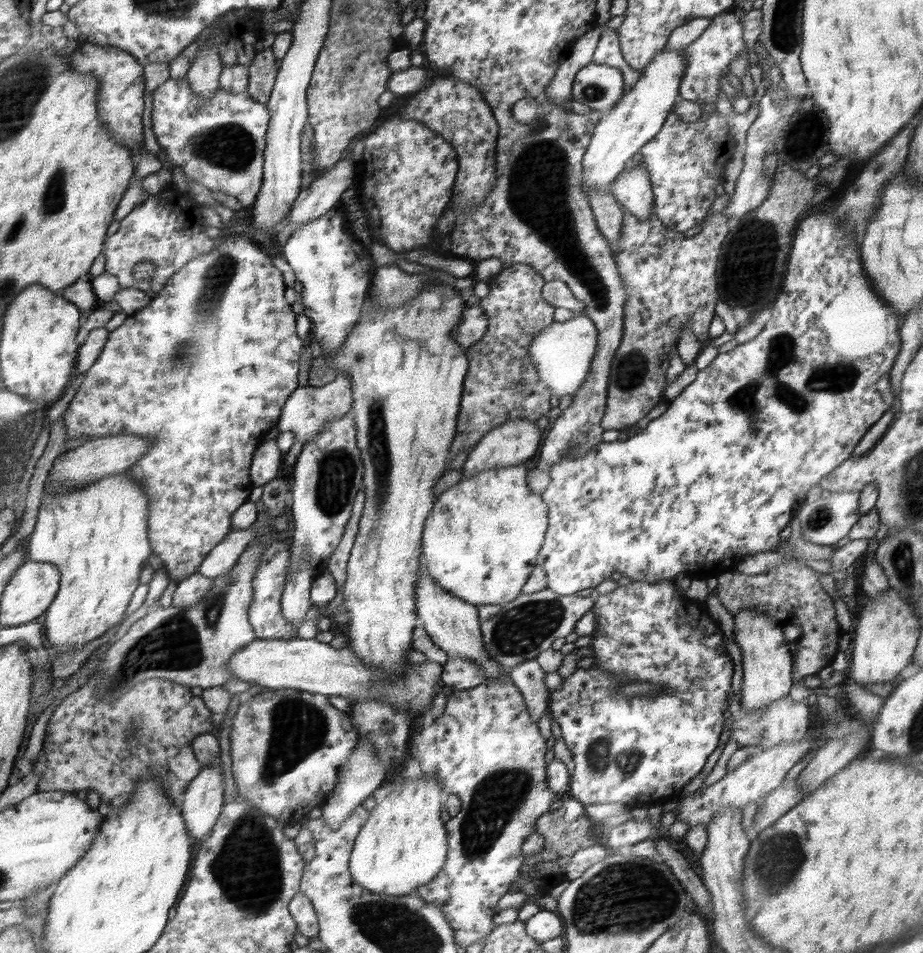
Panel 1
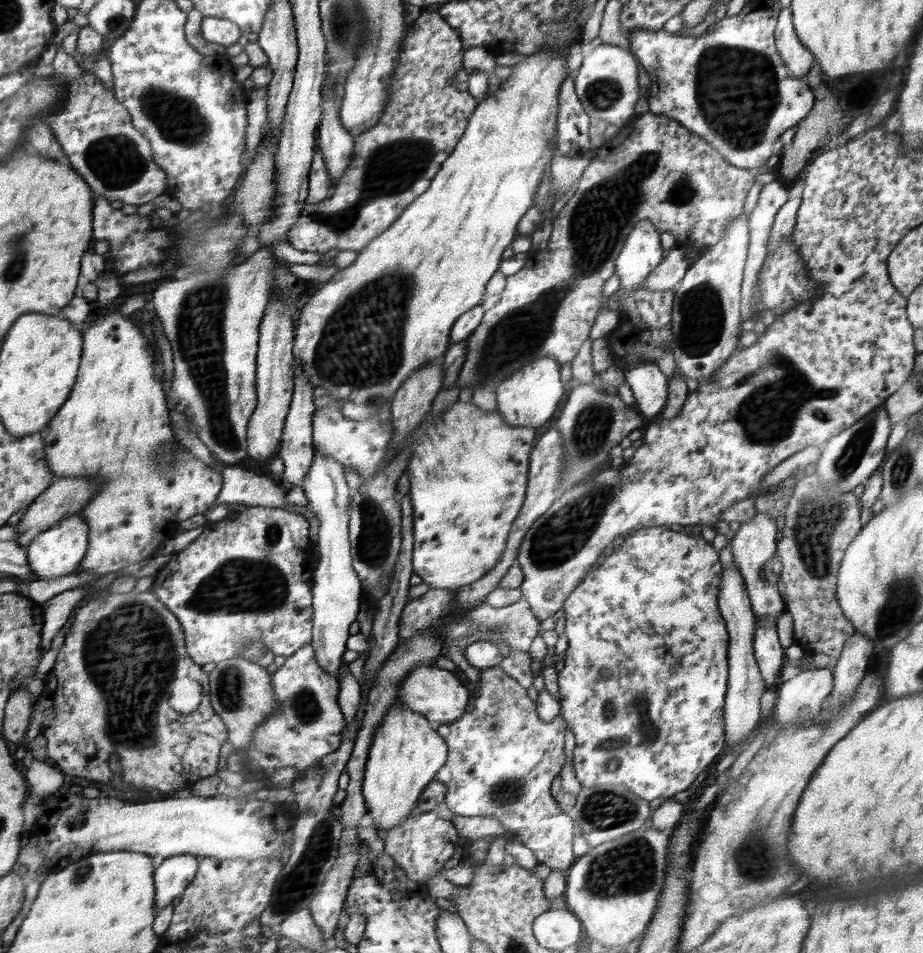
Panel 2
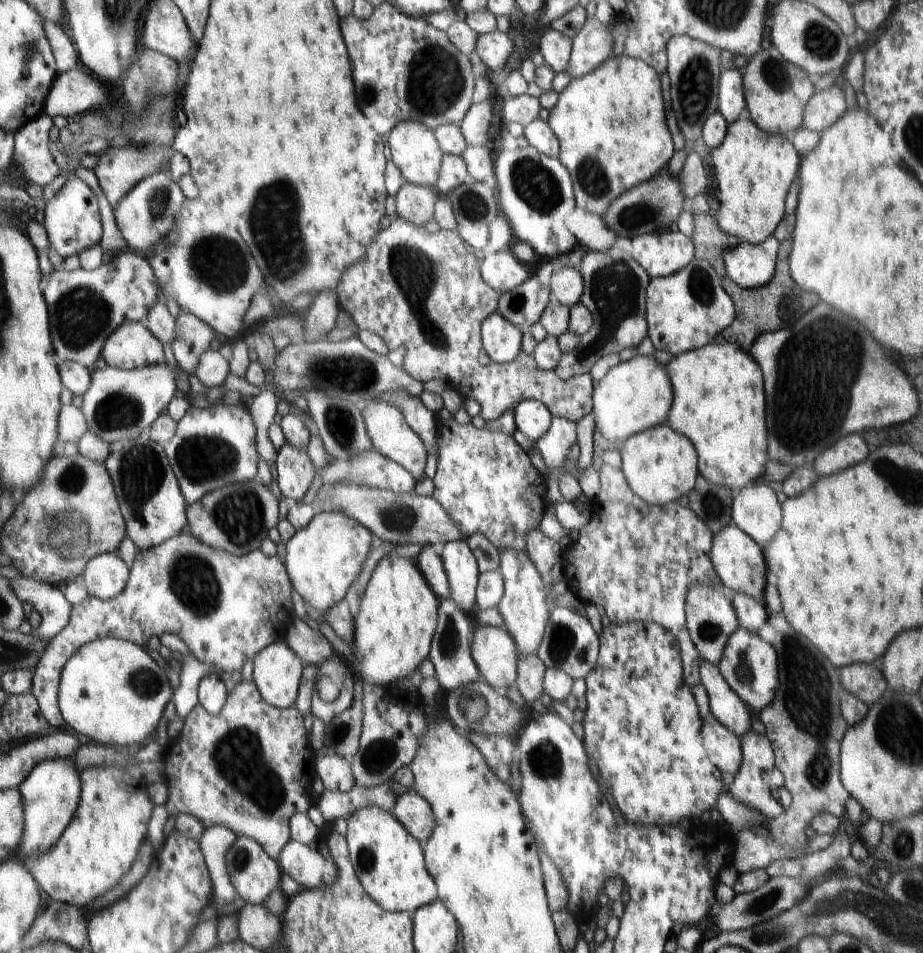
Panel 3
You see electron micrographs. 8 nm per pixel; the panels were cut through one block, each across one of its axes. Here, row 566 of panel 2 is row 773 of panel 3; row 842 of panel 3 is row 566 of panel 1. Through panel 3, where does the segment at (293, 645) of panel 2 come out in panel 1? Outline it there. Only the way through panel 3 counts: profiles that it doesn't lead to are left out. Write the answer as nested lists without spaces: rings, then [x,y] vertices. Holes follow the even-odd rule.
[[[271,540],[269,550],[263,552],[260,561],[258,561],[258,569],[255,572],[253,604],[249,608],[249,621],[253,625],[253,631],[258,639],[294,639],[297,636],[295,626],[286,620],[284,610],[281,608],[281,596],[284,594],[285,583],[288,574],[288,558],[290,558],[290,550],[286,546],[286,542],[278,542]]]

